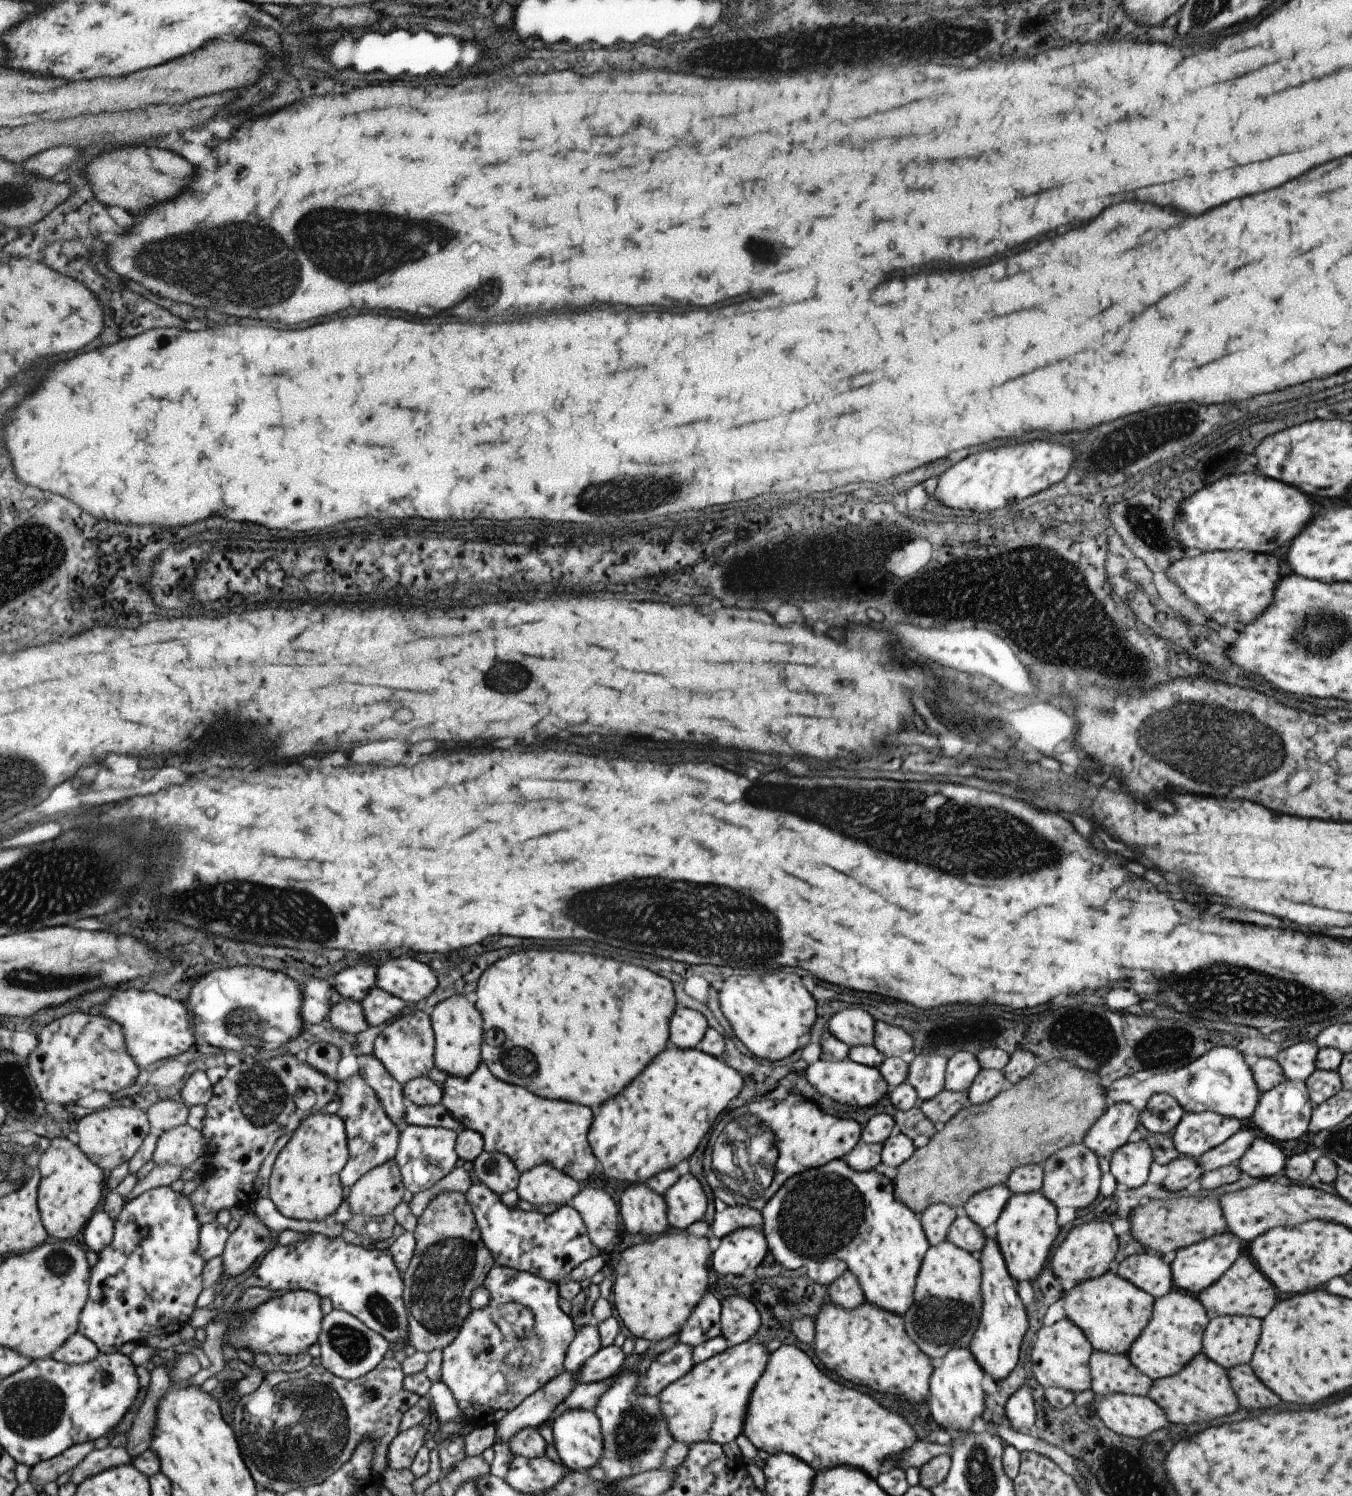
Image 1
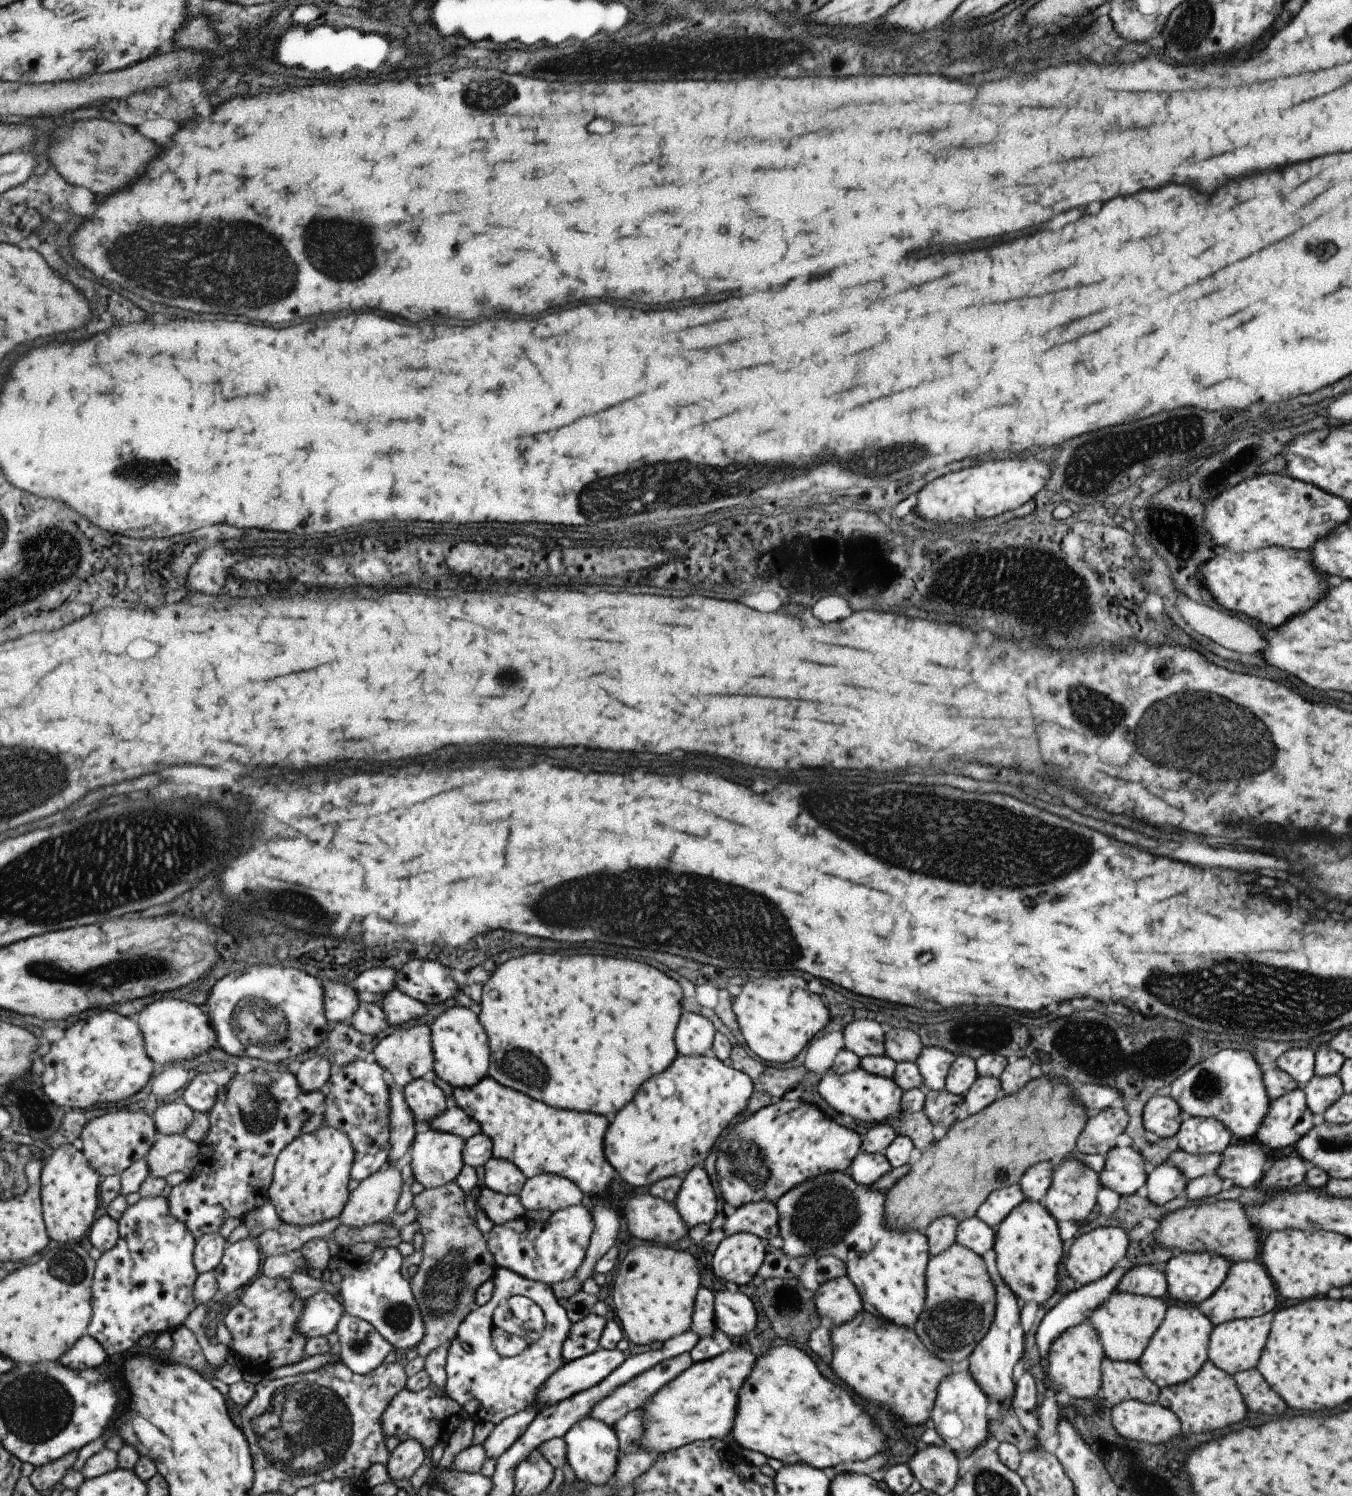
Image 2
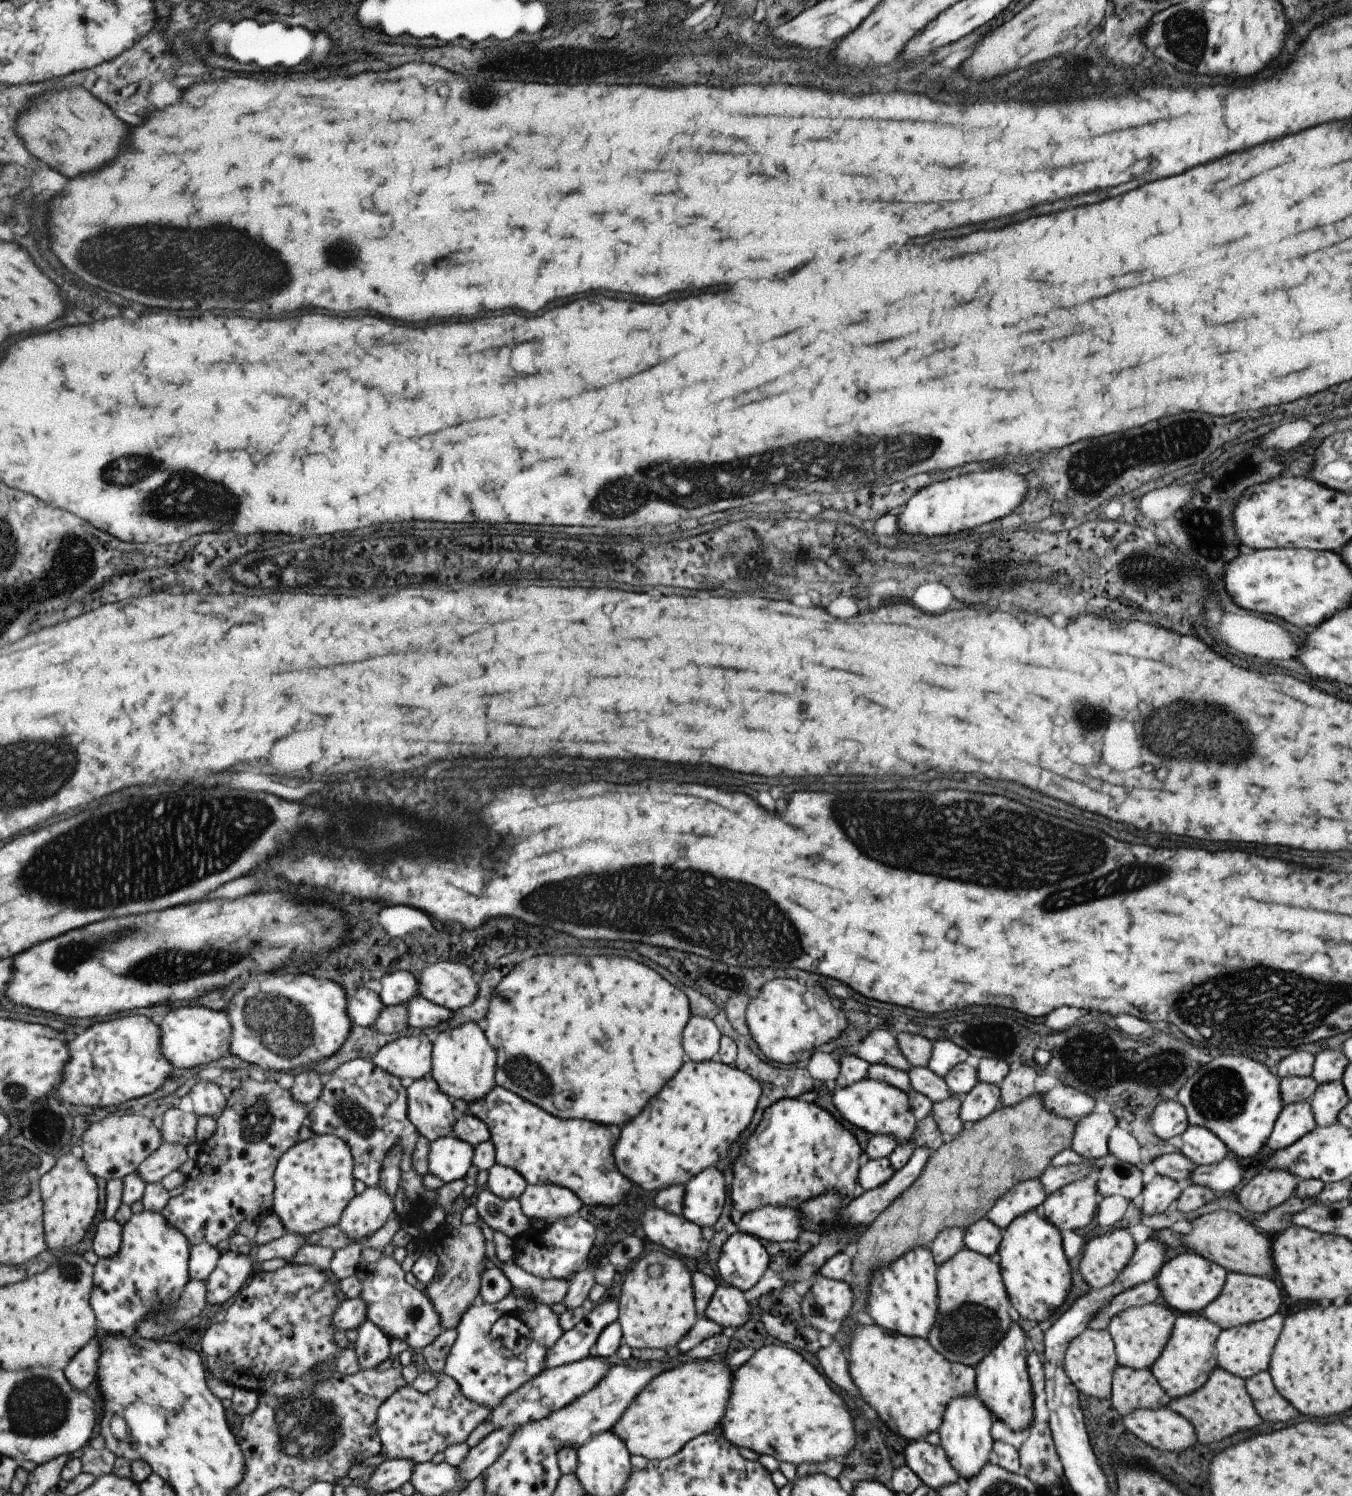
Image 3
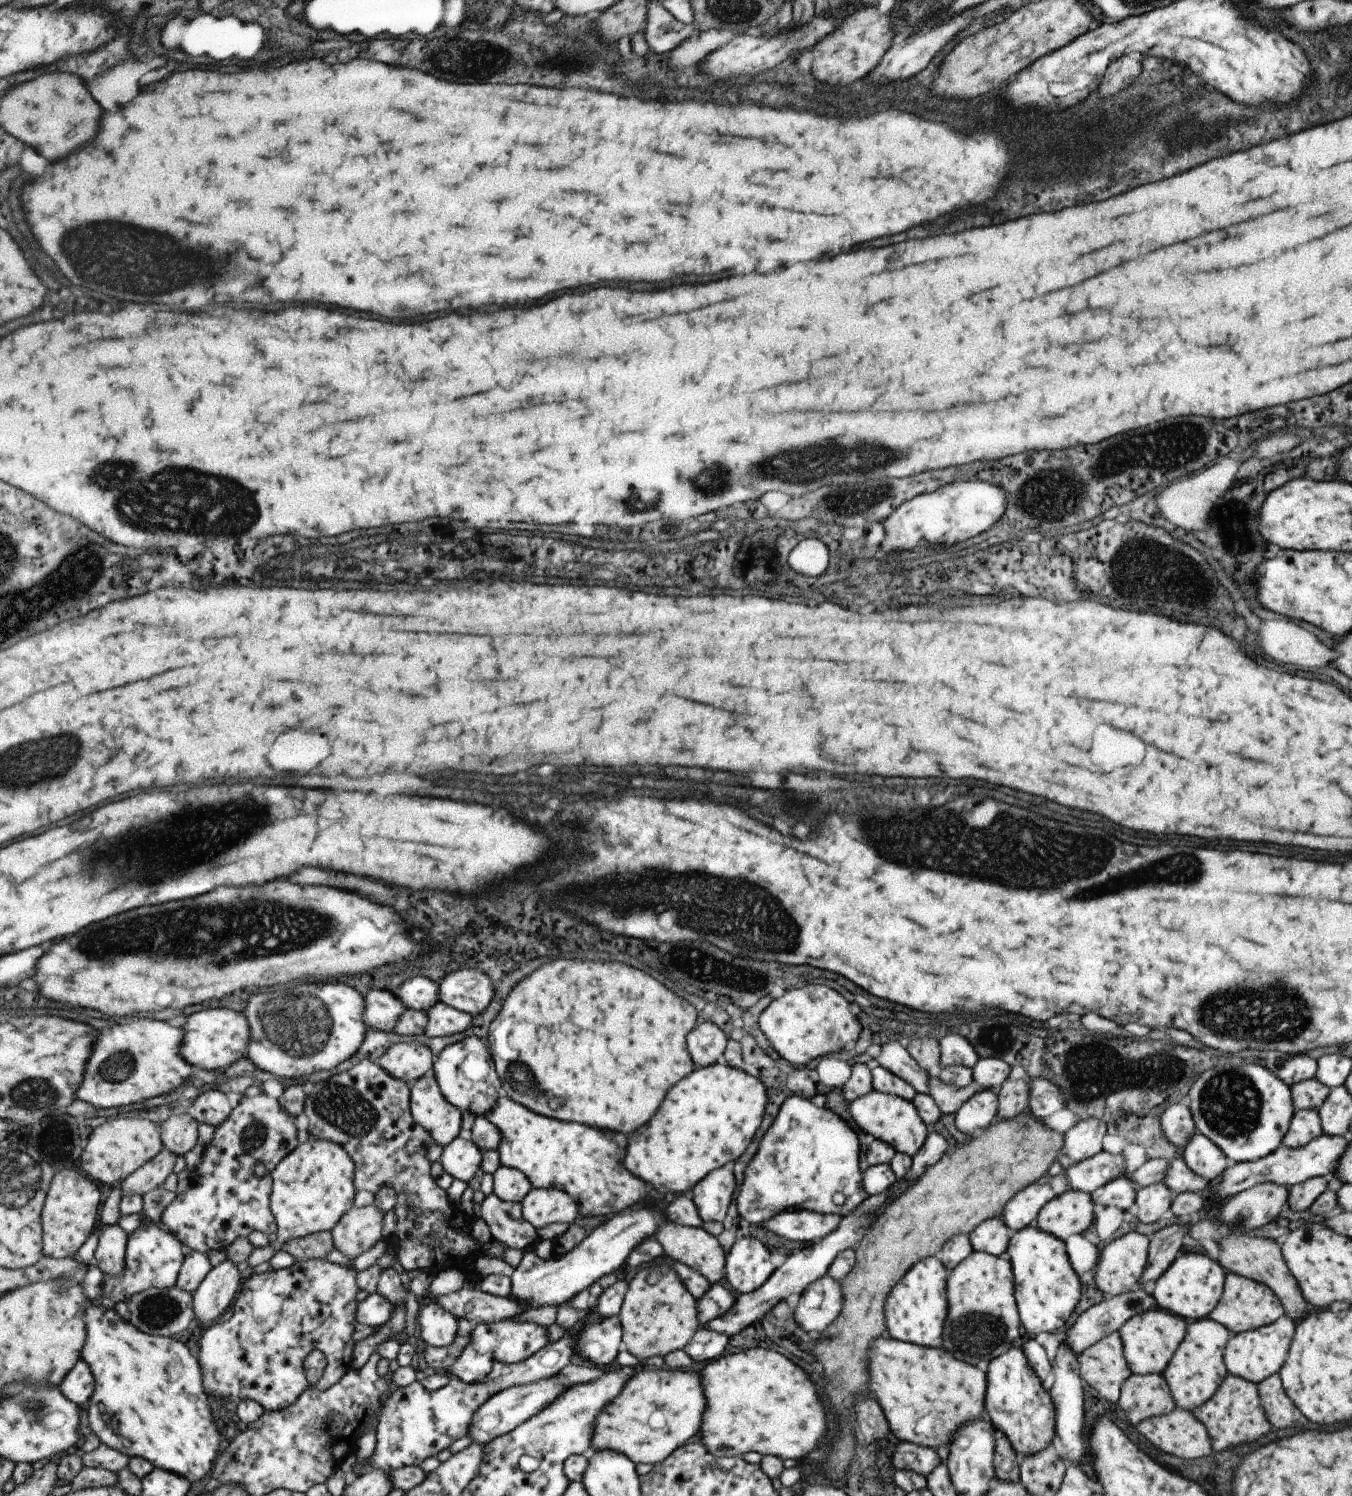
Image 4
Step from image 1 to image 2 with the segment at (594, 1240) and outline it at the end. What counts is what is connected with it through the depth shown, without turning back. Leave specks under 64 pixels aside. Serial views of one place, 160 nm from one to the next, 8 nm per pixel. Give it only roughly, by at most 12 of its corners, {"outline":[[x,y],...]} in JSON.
{"outline":[[605,1206],[591,1208],[593,1231],[574,1274],[583,1284],[614,1246],[619,1227]]}

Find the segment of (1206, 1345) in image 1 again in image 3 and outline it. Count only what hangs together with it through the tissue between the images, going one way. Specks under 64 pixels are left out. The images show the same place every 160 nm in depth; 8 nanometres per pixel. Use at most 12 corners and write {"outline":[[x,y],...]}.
{"outline":[[1284,1316],[1220,1329],[1216,1366],[1242,1379],[1267,1371]]}

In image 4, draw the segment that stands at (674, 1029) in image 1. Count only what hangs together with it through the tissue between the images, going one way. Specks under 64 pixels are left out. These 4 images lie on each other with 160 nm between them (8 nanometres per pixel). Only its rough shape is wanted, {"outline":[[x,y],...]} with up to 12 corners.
{"outline":[[704,1021],[687,1033],[695,1067],[720,1062],[728,1037]]}

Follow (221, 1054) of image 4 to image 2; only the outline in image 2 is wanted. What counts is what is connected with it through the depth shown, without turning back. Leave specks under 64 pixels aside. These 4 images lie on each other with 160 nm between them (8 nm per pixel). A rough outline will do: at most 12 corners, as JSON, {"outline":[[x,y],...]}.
{"outline":[[165,996],[135,1019],[157,1064],[219,1046],[201,1005]]}

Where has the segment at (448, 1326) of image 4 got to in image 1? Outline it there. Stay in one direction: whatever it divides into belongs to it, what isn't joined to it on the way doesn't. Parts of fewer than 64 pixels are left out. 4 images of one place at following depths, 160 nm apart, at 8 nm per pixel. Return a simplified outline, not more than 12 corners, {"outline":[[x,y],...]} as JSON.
{"outline":[[315,1232],[243,1284],[315,1292],[387,1343],[408,1338],[385,1249]]}

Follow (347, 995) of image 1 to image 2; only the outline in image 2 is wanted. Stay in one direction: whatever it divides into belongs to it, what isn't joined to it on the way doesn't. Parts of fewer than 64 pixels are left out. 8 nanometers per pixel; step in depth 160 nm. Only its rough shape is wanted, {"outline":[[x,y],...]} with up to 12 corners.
{"outline":[[372,968],[352,982],[359,1002],[379,1005],[396,971]]}

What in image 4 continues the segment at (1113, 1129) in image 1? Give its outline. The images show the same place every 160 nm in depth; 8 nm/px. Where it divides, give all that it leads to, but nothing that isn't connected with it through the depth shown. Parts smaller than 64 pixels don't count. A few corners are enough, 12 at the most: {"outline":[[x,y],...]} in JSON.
{"outline":[[1088,1118],[1062,1134],[1062,1172],[1101,1151],[1103,1120]]}

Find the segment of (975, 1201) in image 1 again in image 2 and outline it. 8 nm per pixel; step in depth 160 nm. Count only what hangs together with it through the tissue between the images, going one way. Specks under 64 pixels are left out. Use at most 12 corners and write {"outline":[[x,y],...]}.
{"outline":[[1017,1184],[995,1190],[975,1217],[995,1229],[1026,1200]]}

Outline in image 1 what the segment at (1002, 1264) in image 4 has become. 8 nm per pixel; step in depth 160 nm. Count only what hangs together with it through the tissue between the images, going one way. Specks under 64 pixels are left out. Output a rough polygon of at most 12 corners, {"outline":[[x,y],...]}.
{"outline":[[947,1240],[915,1277],[907,1336],[935,1362],[967,1347],[979,1261]]}

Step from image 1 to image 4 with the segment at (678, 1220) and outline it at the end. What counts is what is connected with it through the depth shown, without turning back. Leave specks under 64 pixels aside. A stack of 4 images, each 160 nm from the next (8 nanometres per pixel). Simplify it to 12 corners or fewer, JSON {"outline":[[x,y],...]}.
{"outline":[[733,1162],[706,1174],[692,1199],[703,1221],[722,1222],[737,1182]]}

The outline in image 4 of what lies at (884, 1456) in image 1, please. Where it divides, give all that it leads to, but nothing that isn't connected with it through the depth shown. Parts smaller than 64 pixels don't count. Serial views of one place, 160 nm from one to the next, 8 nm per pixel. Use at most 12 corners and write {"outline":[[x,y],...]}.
{"outline":[[783,1354],[696,1369],[713,1457],[798,1462],[825,1436],[813,1384]]}

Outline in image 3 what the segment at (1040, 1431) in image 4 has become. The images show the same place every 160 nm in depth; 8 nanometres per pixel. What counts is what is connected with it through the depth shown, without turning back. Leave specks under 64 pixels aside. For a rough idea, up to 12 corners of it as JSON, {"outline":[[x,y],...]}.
{"outline":[[1012,1322],[974,1366],[974,1395],[1012,1433],[1034,1424],[1032,1388]]}

